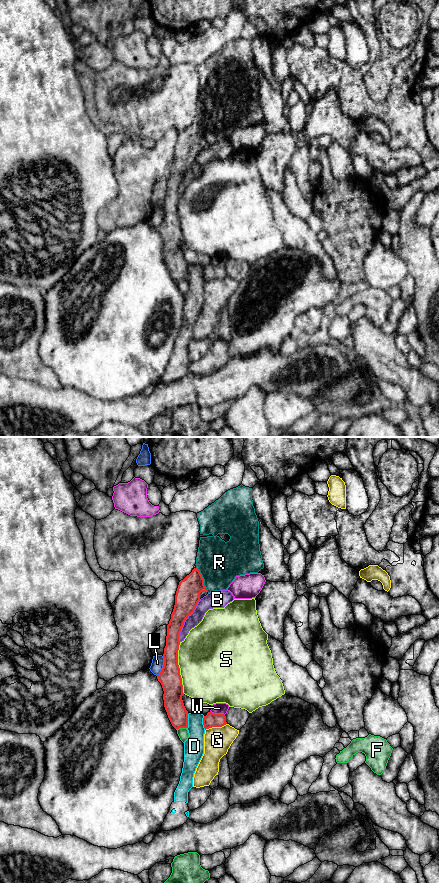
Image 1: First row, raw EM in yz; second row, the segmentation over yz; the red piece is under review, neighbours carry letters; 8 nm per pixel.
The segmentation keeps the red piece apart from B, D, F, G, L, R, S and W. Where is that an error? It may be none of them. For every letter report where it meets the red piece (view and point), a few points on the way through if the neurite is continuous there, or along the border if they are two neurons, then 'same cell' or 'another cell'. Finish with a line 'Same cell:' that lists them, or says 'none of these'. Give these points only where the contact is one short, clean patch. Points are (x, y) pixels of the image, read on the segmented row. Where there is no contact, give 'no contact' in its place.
B: meets red in yz at (185, 619); another cell
D: meets red in yz at (187, 721); border along yz (189, 713), (187, 728); another cell
F: meets red in yz at (181, 727); another cell
G: meets red in yz at (215, 726); another cell
L: meets red in yz at (163, 666); another cell
R: meets red in yz at (203, 579); runs through yz (187, 596), (203, 579), (219, 562); same cell
S: meets red in yz at (179, 668); another cell
W: meets red in yz at (217, 714); another cell
Same cell: R

